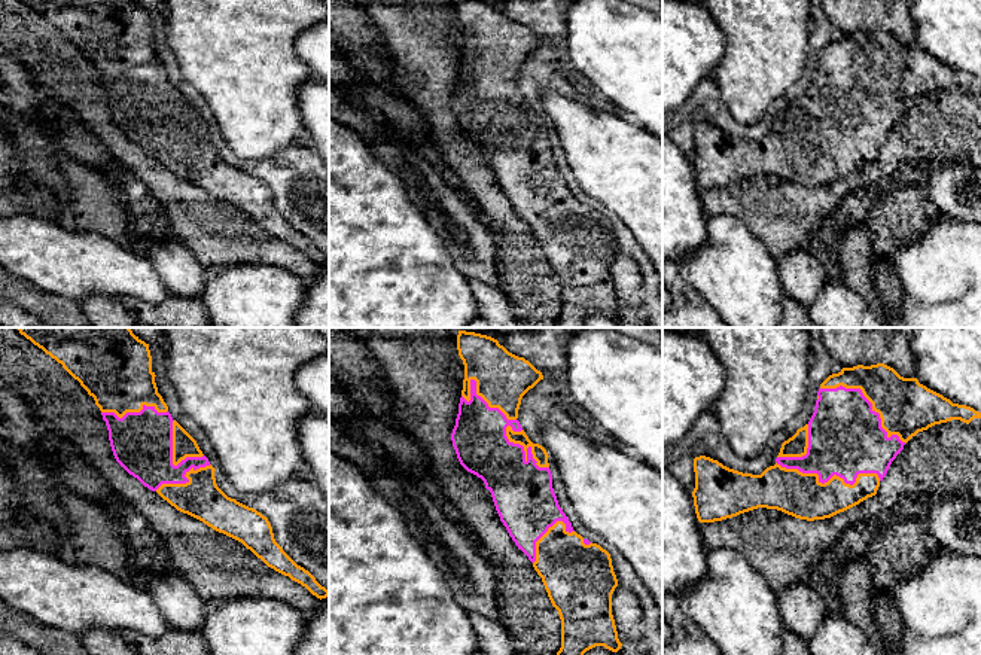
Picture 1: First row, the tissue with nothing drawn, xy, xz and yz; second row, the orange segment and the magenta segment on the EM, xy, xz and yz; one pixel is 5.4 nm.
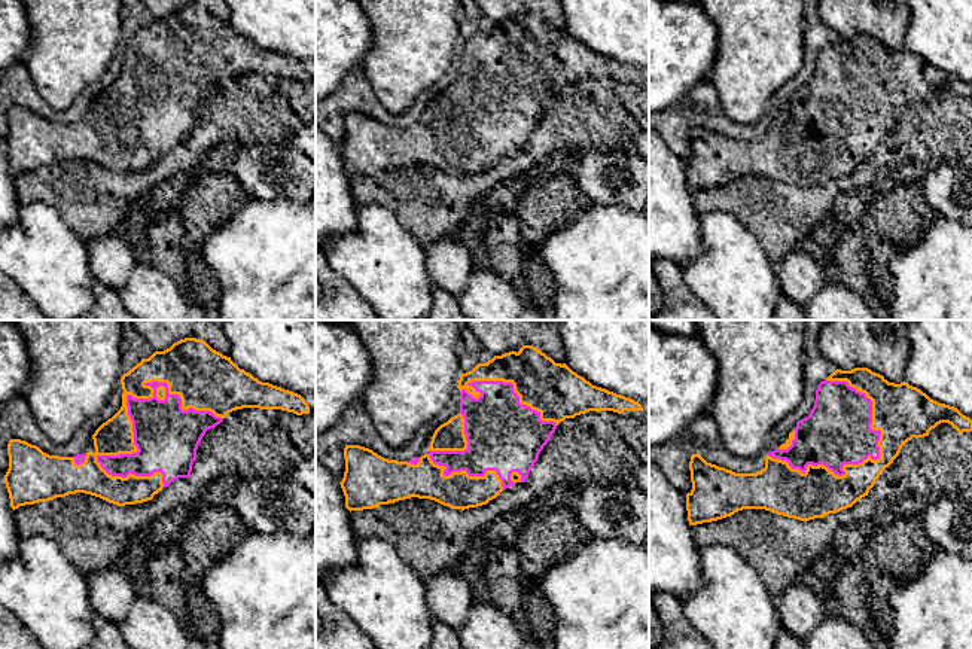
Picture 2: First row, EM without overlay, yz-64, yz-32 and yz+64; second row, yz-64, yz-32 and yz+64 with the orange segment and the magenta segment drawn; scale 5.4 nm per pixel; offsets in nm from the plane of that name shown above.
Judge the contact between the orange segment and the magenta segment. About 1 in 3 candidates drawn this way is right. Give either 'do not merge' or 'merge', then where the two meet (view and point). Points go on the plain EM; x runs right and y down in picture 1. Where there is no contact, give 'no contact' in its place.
merge | yz (829, 146)

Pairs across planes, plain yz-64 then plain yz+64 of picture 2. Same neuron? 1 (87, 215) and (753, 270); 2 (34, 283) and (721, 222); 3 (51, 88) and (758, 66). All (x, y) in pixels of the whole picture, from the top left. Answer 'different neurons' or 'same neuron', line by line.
1: different neurons
2: same neuron
3: same neuron

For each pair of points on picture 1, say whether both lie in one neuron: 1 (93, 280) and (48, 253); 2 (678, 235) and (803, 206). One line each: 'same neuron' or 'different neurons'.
1: same neuron
2: different neurons

